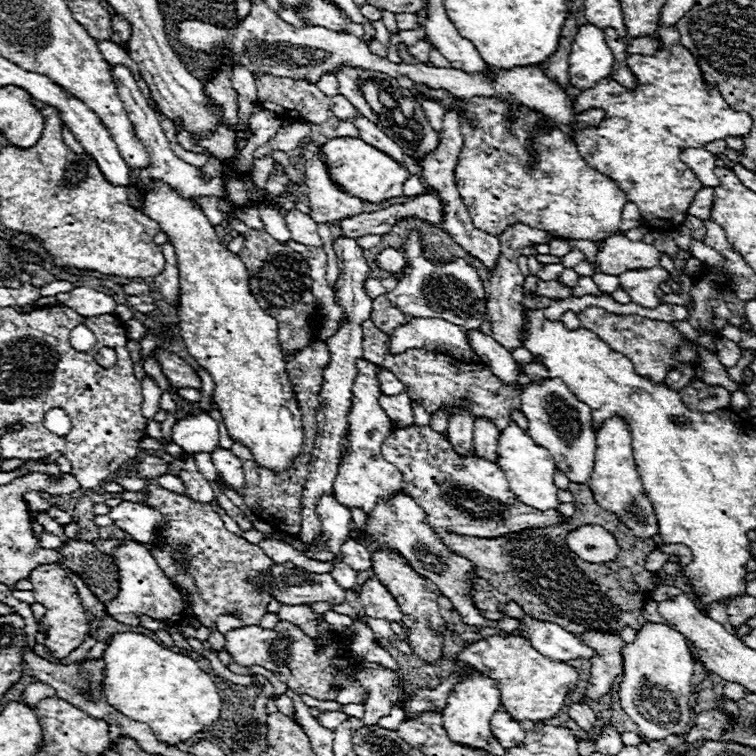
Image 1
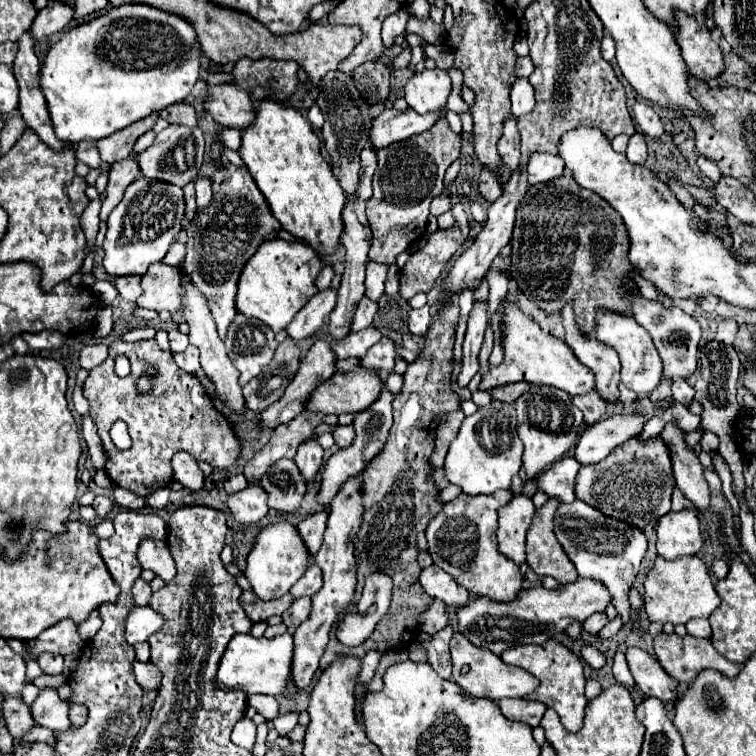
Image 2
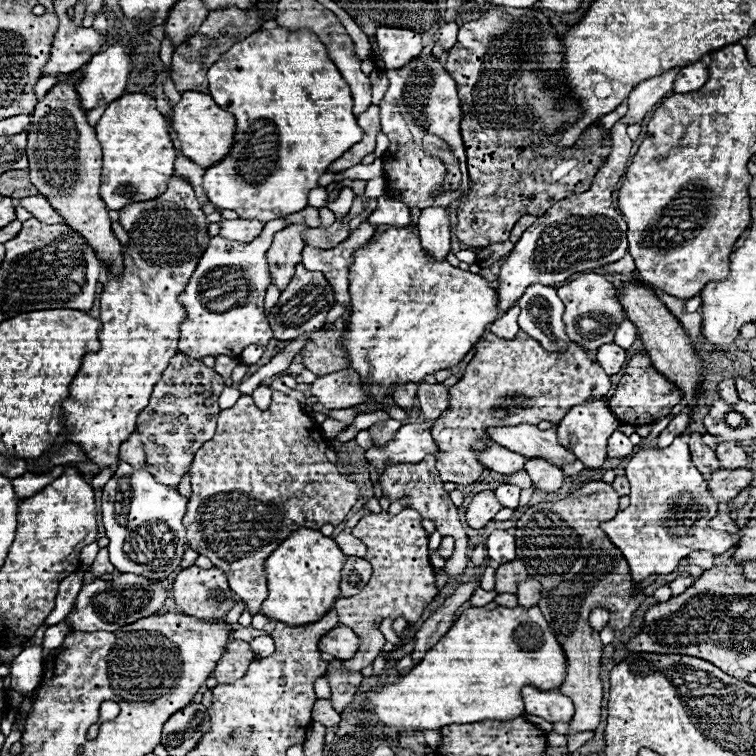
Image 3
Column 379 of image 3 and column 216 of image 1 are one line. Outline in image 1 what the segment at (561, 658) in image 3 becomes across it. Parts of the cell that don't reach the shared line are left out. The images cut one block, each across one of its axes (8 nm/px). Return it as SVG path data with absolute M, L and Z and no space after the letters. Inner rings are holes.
M114 634L102 660L102 692L108 704L120 708L128 718L148 724L154 736L166 746L190 740L220 714L222 698L210 676L202 672L192 658L172 652L144 634Z

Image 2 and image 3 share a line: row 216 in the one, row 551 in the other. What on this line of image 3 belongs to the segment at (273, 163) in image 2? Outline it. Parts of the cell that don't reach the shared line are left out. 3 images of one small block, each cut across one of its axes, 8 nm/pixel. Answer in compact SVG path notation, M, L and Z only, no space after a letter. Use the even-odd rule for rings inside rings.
M300 528L280 548L266 560L268 574L268 596L262 602L262 614L270 620L284 622L290 626L304 626L318 622L340 596L340 570L346 556L340 552L338 544L322 536L322 532L312 532L310 528Z

